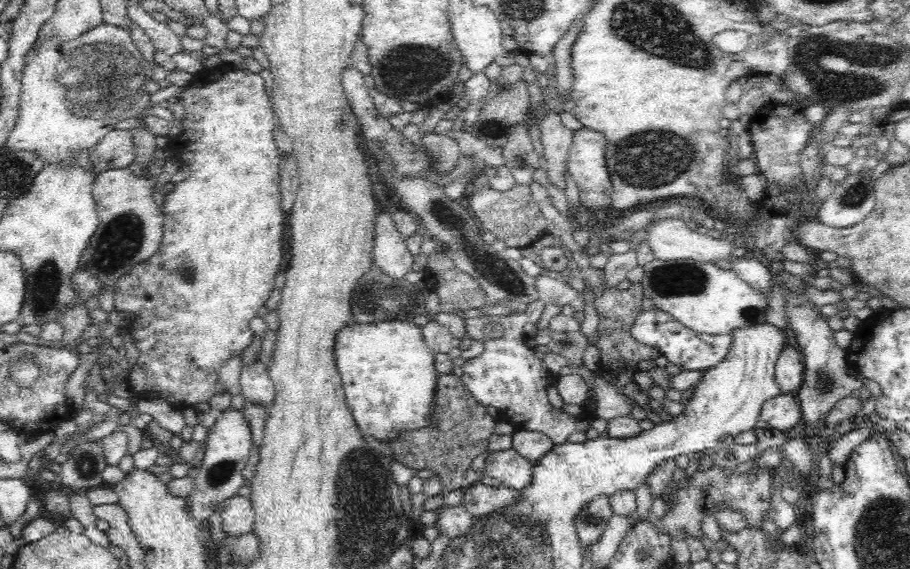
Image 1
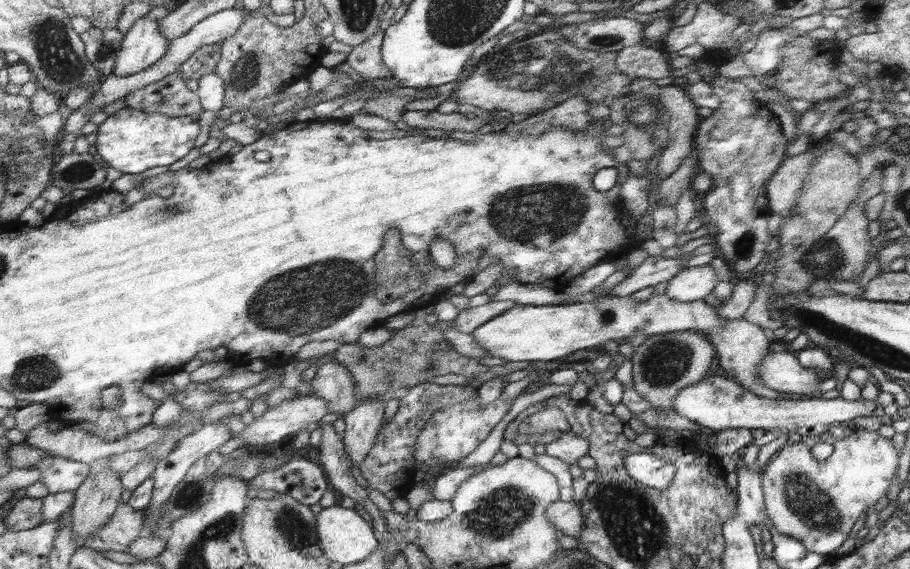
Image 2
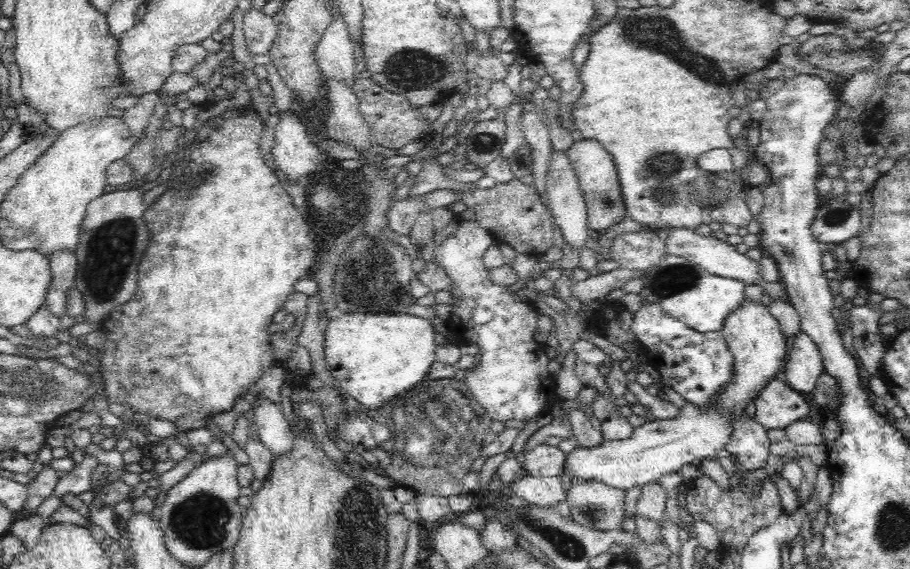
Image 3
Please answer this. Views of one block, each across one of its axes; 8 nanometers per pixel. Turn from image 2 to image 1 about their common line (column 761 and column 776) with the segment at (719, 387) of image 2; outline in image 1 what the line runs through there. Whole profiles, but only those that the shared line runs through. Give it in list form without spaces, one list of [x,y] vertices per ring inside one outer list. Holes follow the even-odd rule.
[[[780,393],[762,404],[759,419],[768,422],[772,428],[777,428],[791,434],[793,426],[801,423],[800,404],[792,393]]]

